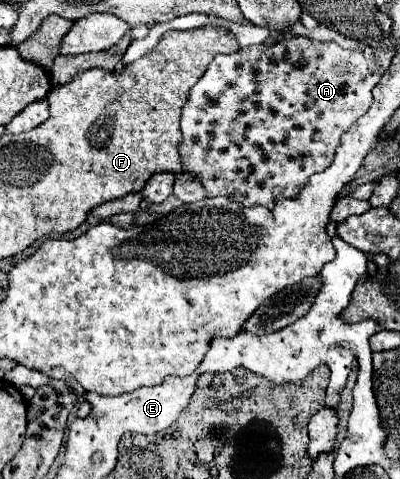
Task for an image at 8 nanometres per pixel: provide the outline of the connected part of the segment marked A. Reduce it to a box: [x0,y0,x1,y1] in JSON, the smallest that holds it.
[179,37,381,207]

